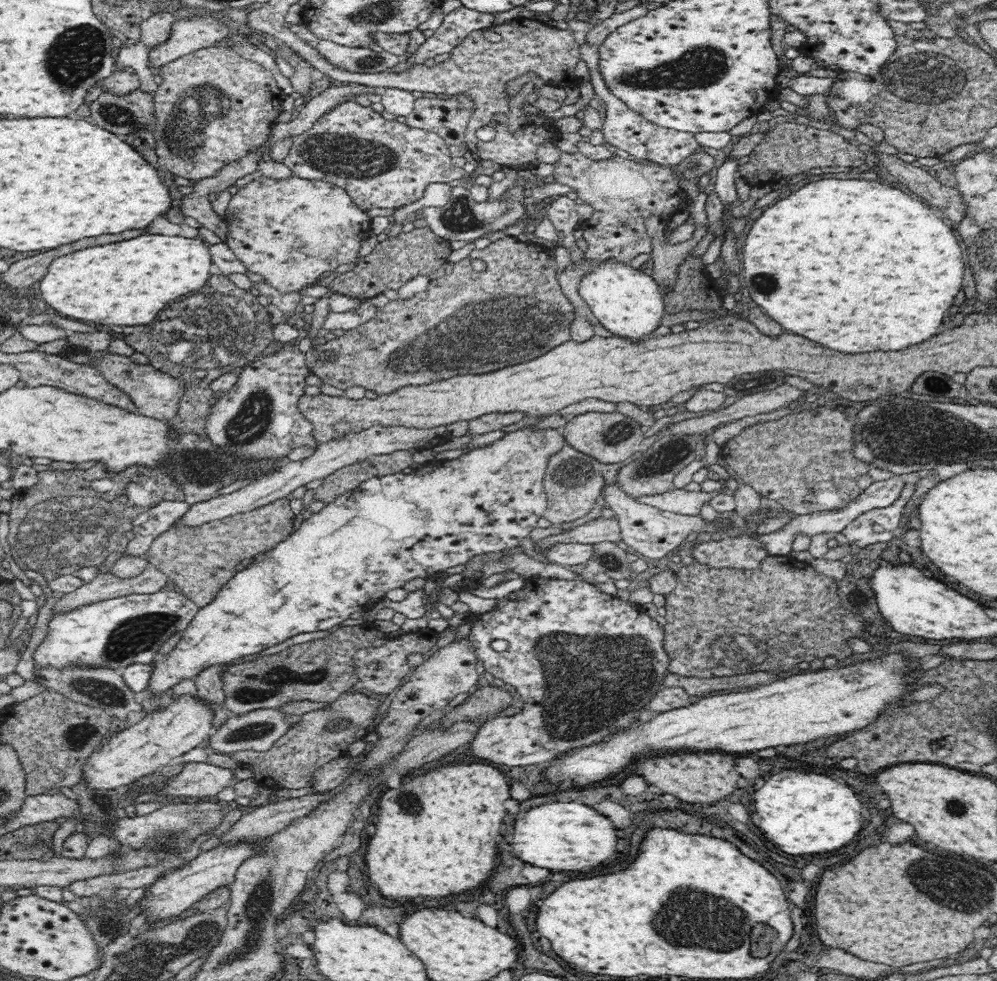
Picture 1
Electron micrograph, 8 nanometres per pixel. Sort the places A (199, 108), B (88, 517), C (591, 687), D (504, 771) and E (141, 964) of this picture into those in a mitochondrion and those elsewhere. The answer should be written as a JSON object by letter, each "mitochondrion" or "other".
{"A":"mitochondrion","B":"mitochondrion","C":"mitochondrion","D":"other","E":"mitochondrion"}

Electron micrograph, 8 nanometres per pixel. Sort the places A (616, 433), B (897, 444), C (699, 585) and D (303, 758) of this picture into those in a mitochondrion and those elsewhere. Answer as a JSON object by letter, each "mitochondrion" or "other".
{"A":"mitochondrion","B":"mitochondrion","C":"other","D":"other"}

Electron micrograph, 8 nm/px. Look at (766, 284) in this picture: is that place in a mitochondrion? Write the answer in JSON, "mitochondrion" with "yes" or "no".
{"mitochondrion":"yes"}

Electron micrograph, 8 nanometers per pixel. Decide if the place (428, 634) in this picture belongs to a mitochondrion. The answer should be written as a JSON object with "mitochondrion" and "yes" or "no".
{"mitochondrion":"no"}

